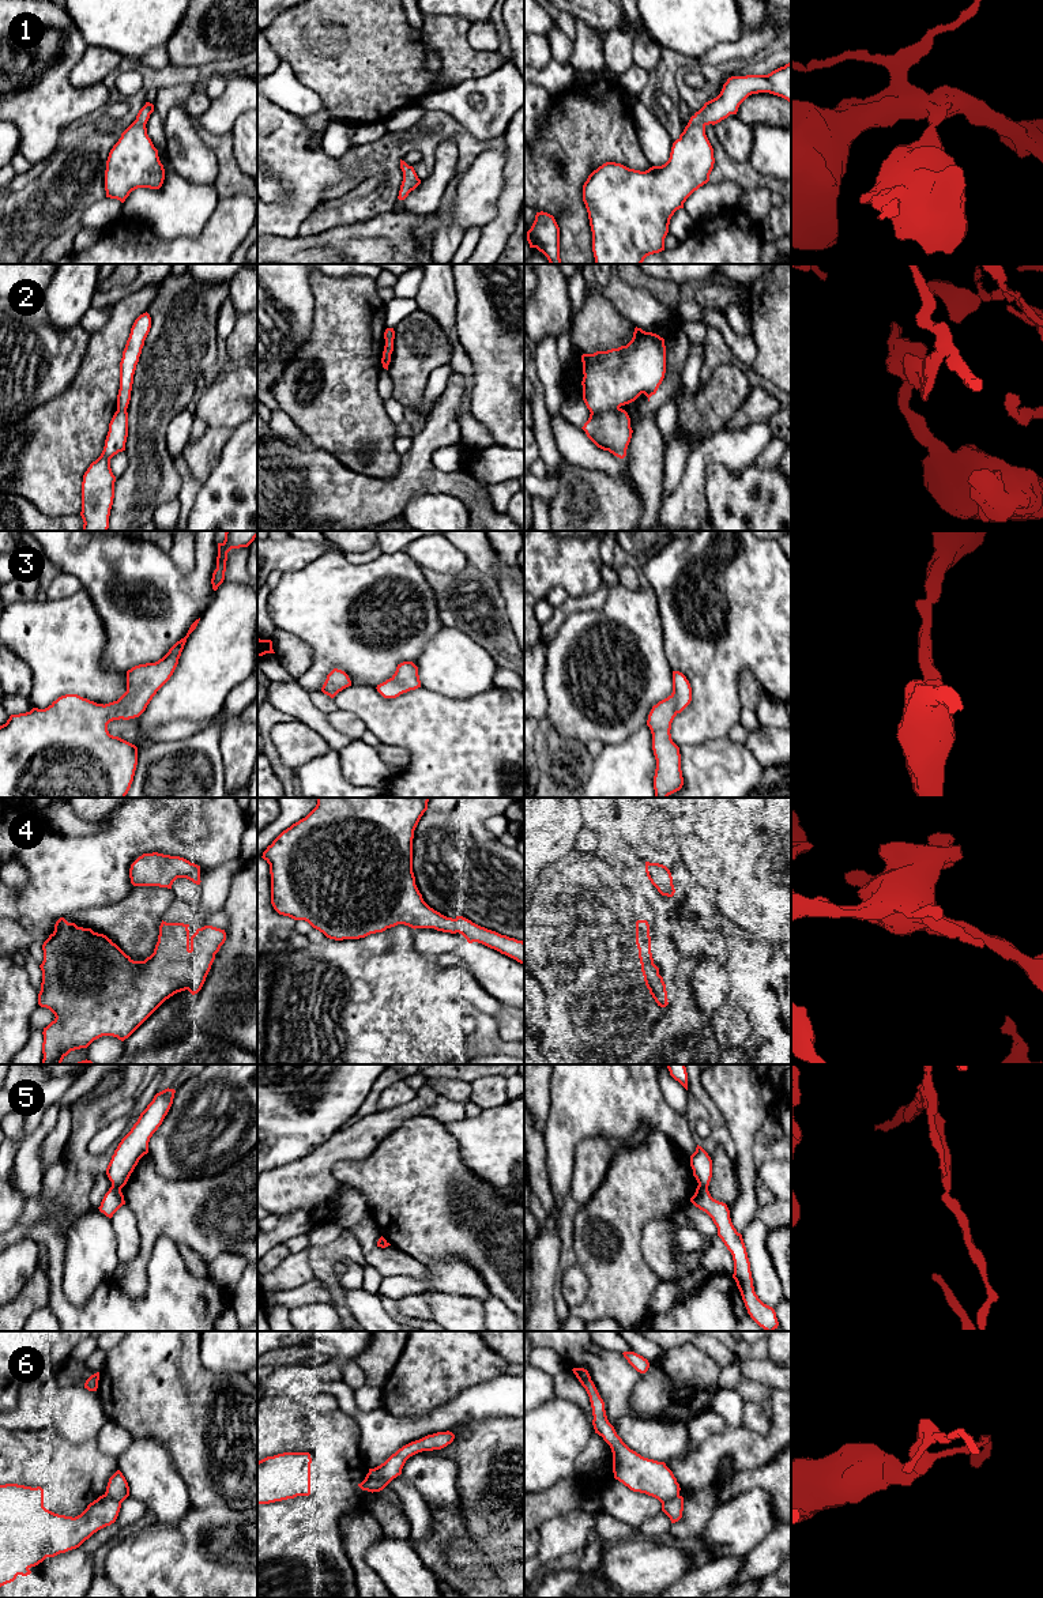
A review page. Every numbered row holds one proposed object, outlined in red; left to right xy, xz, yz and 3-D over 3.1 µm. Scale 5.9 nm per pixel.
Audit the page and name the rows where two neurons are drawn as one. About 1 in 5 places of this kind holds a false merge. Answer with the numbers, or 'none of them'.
2, 5, 6

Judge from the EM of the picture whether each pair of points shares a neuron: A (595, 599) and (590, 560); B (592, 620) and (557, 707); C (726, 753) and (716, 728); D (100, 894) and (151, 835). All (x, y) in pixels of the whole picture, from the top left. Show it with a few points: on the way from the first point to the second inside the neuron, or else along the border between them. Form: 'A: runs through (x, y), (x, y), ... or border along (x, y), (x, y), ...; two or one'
A: border along (602, 583), (587, 595), (569, 596); two
B: runs through (592, 641), (588, 652), (588, 675), (579, 685); one
C: border along (726, 737), (689, 745); two
D: runs through (101, 878), (135, 844); one

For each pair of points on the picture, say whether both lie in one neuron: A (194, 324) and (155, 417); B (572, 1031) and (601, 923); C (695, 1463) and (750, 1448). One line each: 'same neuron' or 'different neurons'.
A: same neuron
B: same neuron
C: same neuron

